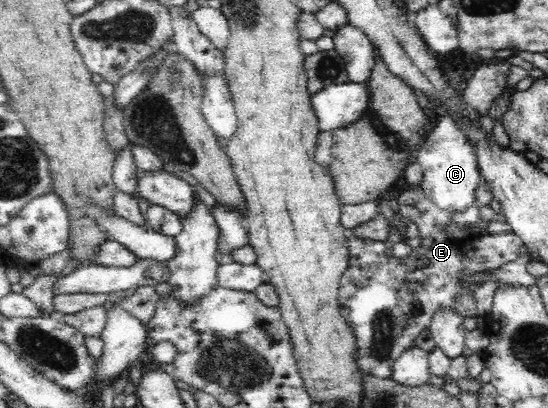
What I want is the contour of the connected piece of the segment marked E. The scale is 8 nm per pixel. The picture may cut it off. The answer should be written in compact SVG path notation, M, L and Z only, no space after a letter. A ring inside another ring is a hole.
M404 190L397 198L397 200L399 203L399 212L416 223L419 229L421 246L419 246L418 249L413 248L412 253L410 253L410 255L407 257L388 257L384 255L386 247L383 241L374 241L374 239L362 239L360 237L350 235L348 239L348 253L350 254L350 259L348 267L341 275L340 289L338 293L338 301L341 306L342 316L346 322L352 326L352 330L354 330L354 338L356 338L356 361L358 362L360 369L363 371L364 375L372 375L374 377L386 379L390 378L392 375L392 367L394 365L394 361L398 359L399 355L402 355L402 351L406 351L406 349L410 349L410 347L415 346L416 337L420 335L420 331L422 331L422 329L430 327L430 322L432 322L434 315L438 314L438 311L454 311L458 313L458 315L462 316L462 318L478 316L477 304L476 300L474 299L474 291L476 289L469 289L469 283L473 280L473 277L478 272L498 269L498 267L502 267L502 265L510 263L510 261L514 261L514 259L518 259L518 257L522 257L522 255L528 256L530 254L528 246L526 246L526 244L524 244L522 241L522 238L518 237L518 235L516 235L514 232L510 233L509 235L490 235L485 230L479 231L478 229L474 228L472 224L468 224L468 231L464 230L465 225L458 225L457 223L453 223L453 221L451 221L451 215L453 213L440 209L435 205L433 201L430 201L430 199L424 195L422 190ZM460 270L468 270L468 274L470 274L470 281L461 281L461 279L459 279Z

